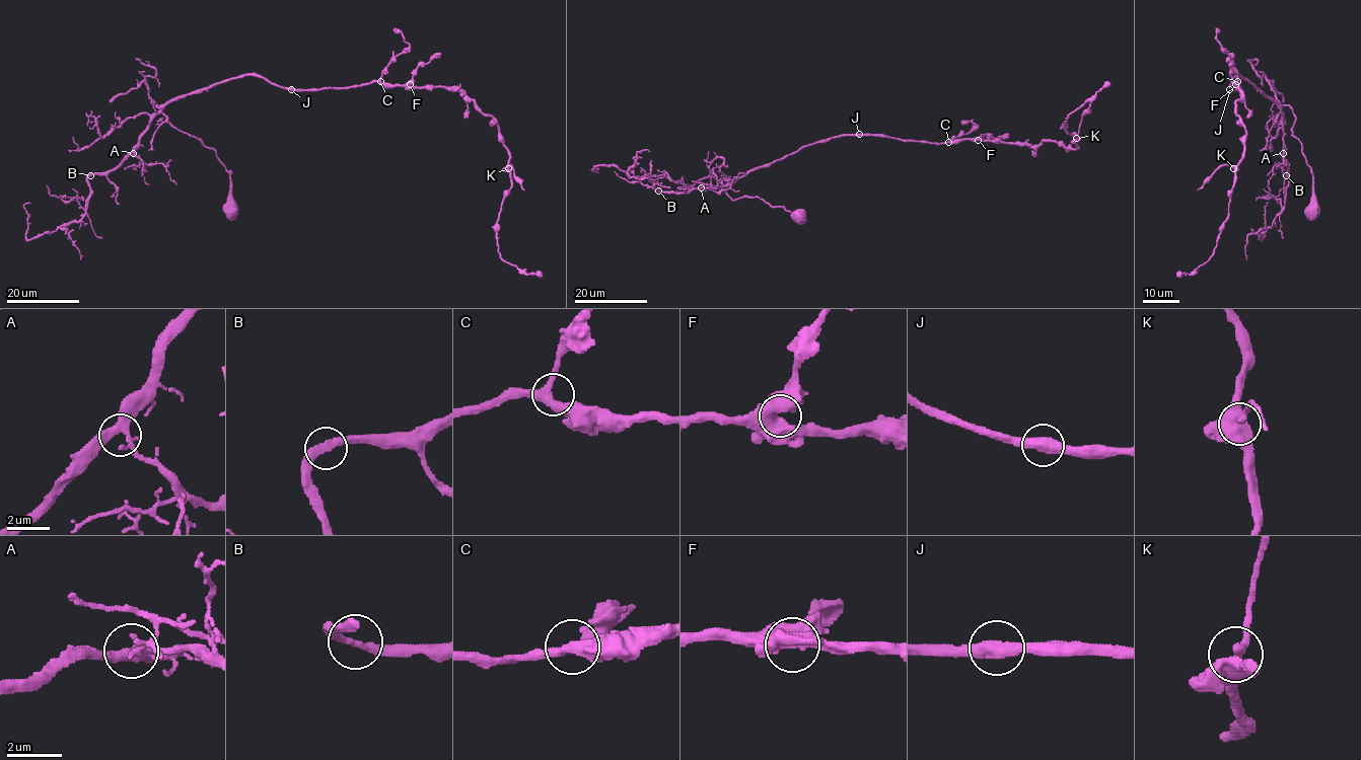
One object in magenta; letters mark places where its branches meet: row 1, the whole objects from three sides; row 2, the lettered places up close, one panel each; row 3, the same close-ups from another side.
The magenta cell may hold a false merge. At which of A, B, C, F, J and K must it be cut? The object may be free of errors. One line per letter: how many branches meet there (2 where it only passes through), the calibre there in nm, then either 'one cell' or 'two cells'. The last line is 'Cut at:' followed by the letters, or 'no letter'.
A: 3 | 360 nm | one cell
B: 2 | 320 nm | one cell
C: 3 | 360 nm | one cell
F: 2 | 600 nm | one cell
J: 2 | 500 nm | one cell
K: 2 | 360 nm | one cell
Cut at: no letter

